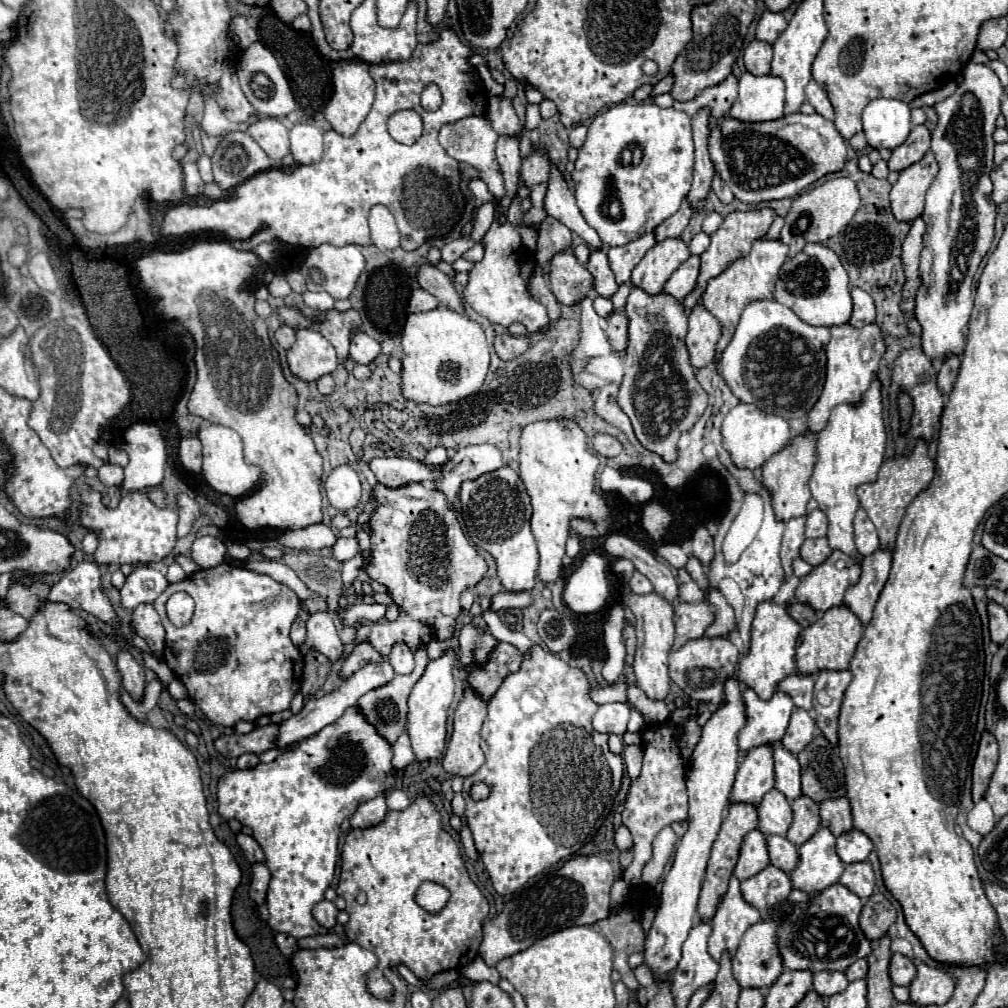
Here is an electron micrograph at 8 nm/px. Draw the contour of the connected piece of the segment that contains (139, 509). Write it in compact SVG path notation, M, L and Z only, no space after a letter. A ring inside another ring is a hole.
M87 486L81 488L83 500L87 502L81 512L81 522L99 538L99 548L95 552L95 560L101 560L101 564L147 564L147 562L159 562L163 560L175 546L177 536L177 514L173 510L157 508L149 502L149 498L143 492L129 492L121 498L117 508L109 510L101 504L101 496L95 490L89 490Z

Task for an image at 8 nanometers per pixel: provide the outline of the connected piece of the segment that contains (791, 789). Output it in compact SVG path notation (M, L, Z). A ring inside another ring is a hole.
M777 744L773 760L775 760L775 788L781 794L785 794L787 800L795 800L797 796L801 796L797 756L785 750L781 744Z

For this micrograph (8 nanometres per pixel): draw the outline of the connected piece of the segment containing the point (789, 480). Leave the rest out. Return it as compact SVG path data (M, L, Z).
M801 434L791 444L787 444L781 452L771 456L763 466L763 486L771 494L771 506L779 520L791 520L807 514L807 504L811 500L809 478L817 460L815 444L817 444L815 434Z

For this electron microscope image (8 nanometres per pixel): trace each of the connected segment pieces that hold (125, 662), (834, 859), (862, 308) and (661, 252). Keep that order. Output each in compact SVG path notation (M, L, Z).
M123 648L117 654L117 670L123 676L123 688L135 700L141 700L143 688L145 688L145 668L133 658L133 654L127 648Z
M819 828L803 846L799 846L799 864L789 874L791 886L807 894L825 890L839 882L845 864L835 854L835 836L827 828Z
M851 288L851 296L853 296L853 314L851 314L849 324L855 328L861 328L875 322L873 298L861 288Z
M667 238L655 244L633 268L631 284L647 294L659 294L669 276L689 258L689 250L679 238Z

